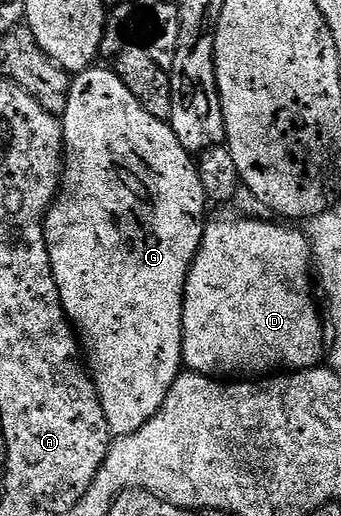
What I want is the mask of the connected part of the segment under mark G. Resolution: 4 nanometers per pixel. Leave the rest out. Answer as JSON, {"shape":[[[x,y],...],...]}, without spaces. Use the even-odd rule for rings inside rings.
{"shape":[[[91,66],[89,71],[79,71],[73,76],[66,107],[60,113],[62,124],[62,145],[64,162],[60,176],[60,186],[54,202],[46,213],[44,230],[46,252],[50,258],[52,277],[58,286],[58,299],[71,327],[74,328],[84,352],[85,362],[92,372],[94,388],[98,390],[98,400],[104,409],[106,423],[115,436],[131,435],[136,429],[146,427],[162,407],[172,385],[177,381],[182,362],[182,291],[186,287],[186,274],[190,262],[194,260],[202,240],[202,227],[196,223],[202,208],[208,205],[206,194],[198,186],[197,168],[192,162],[167,120],[154,118],[138,103],[136,97],[125,87],[124,81],[115,70]]]}

